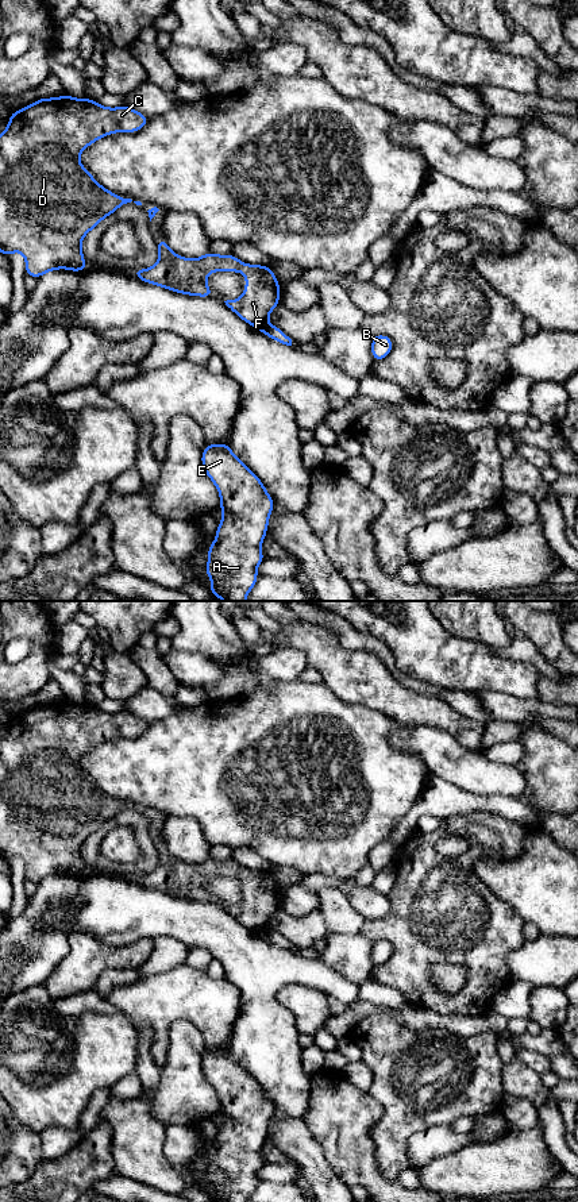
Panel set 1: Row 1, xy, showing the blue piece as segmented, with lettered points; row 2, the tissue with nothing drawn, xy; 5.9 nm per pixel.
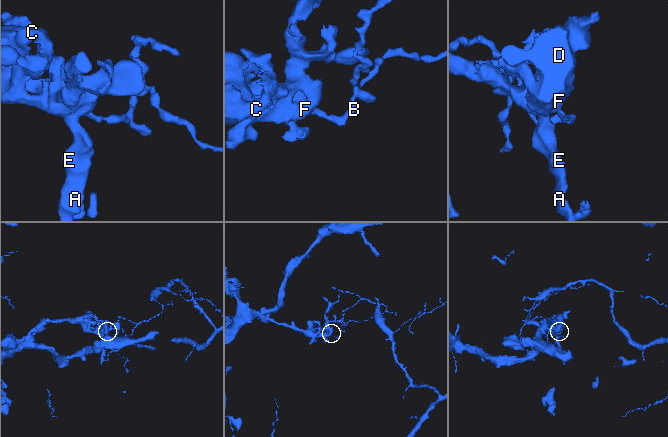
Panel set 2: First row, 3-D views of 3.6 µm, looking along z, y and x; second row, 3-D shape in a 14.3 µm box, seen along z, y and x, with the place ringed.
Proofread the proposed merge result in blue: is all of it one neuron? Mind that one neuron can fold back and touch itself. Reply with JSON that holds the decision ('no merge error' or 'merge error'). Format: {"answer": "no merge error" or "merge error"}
{"answer": "merge error"}

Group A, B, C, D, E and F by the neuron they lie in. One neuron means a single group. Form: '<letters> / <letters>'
A C D E F / B

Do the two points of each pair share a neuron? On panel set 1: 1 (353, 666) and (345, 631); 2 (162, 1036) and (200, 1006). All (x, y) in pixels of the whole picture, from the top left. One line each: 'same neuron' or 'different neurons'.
1: different neurons
2: same neuron

